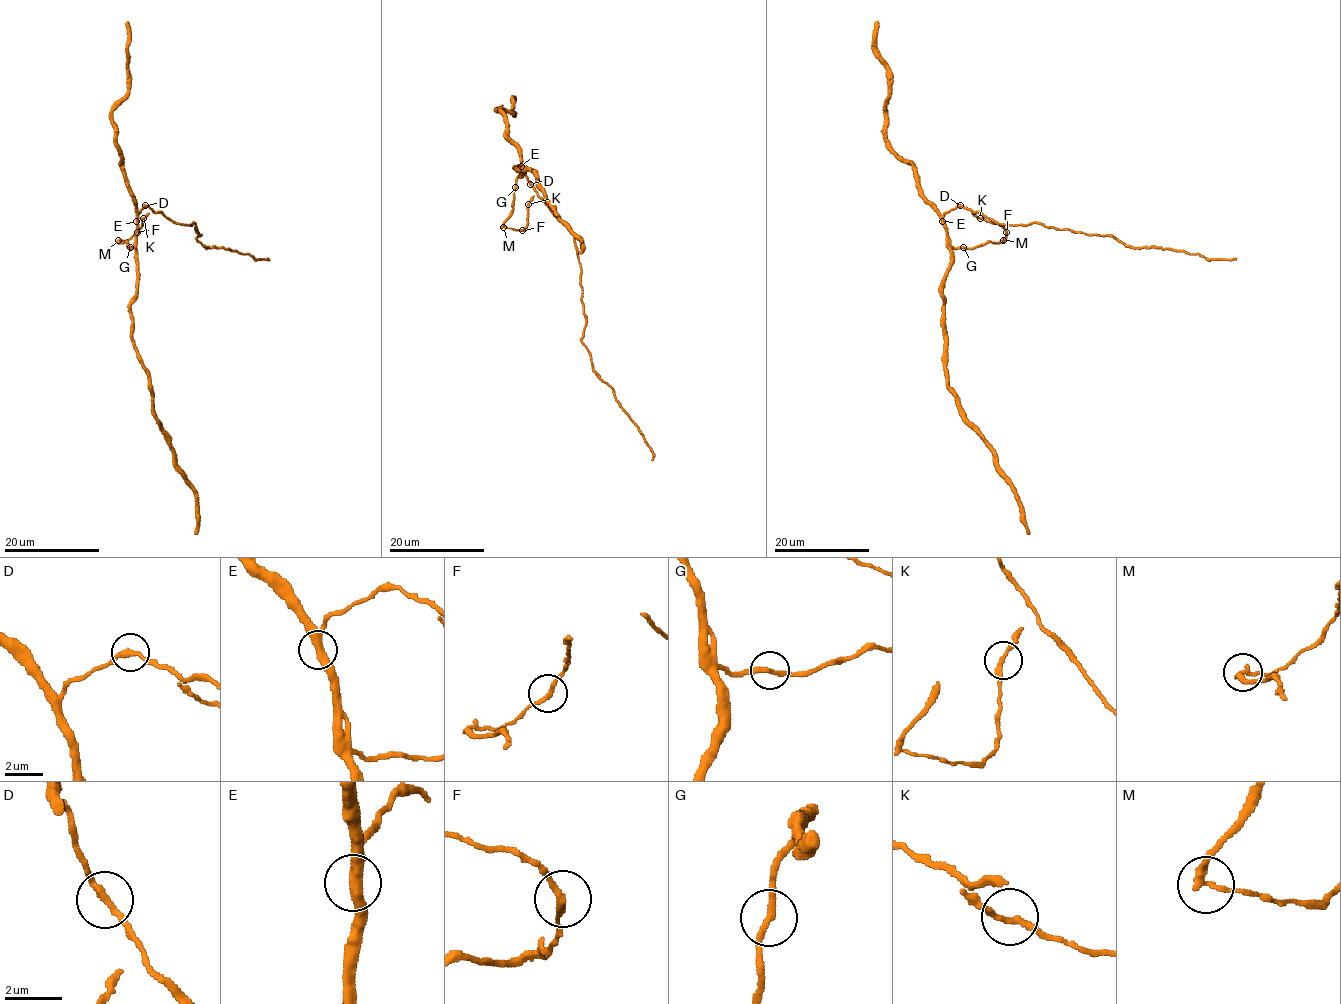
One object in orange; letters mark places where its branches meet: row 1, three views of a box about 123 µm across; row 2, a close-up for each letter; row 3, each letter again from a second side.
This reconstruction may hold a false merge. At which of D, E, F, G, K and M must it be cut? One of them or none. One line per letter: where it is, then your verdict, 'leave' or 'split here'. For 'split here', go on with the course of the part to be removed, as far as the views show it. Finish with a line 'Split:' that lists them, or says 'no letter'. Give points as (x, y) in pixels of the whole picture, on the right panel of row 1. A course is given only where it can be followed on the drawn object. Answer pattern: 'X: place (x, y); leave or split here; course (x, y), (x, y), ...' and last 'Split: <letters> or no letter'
D: place (960, 205); leave
E: place (942, 221); leave
F: place (1006, 232); leave
G: place (963, 247); leave
K: place (980, 218); leave
M: place (1003, 240); leave
Split: no letter

